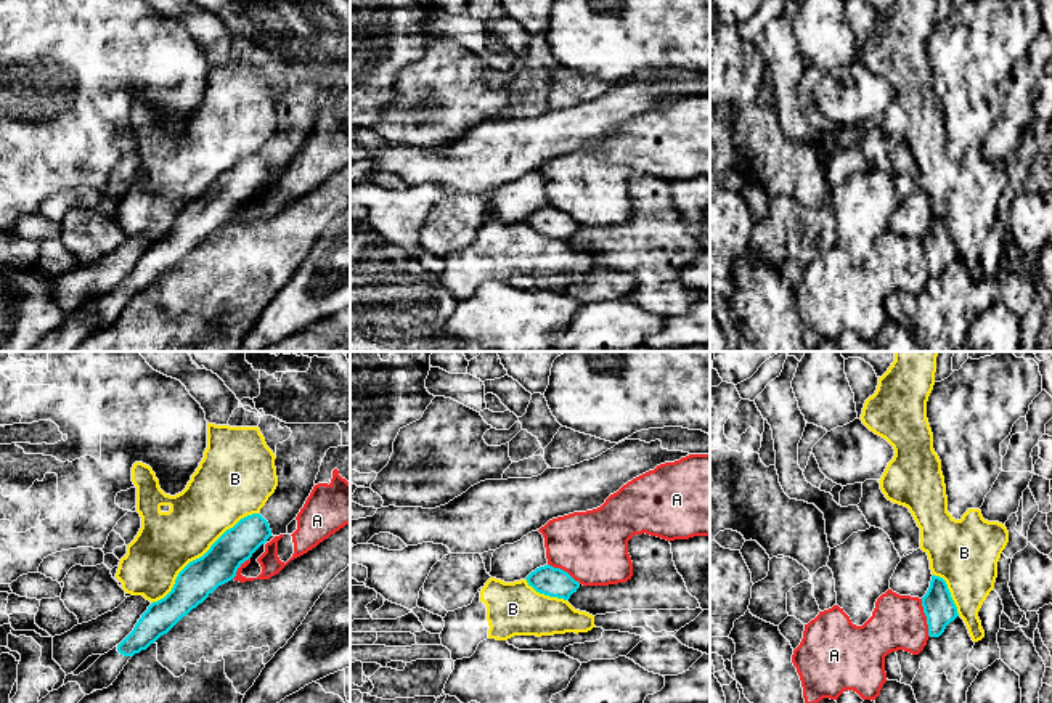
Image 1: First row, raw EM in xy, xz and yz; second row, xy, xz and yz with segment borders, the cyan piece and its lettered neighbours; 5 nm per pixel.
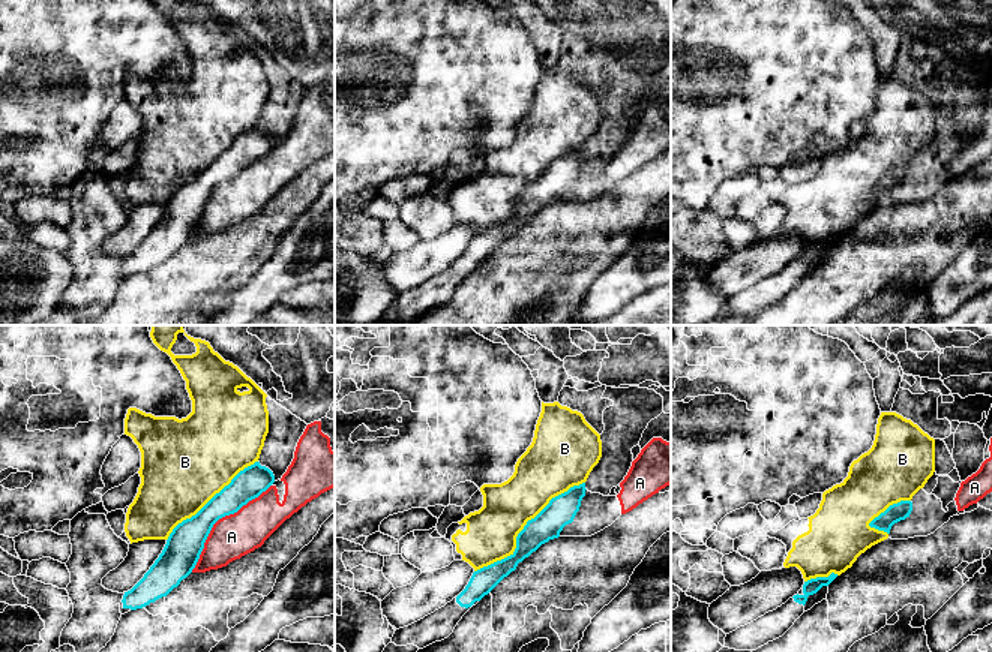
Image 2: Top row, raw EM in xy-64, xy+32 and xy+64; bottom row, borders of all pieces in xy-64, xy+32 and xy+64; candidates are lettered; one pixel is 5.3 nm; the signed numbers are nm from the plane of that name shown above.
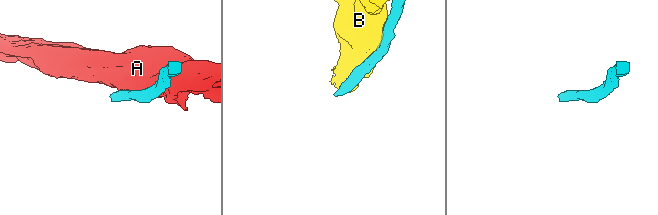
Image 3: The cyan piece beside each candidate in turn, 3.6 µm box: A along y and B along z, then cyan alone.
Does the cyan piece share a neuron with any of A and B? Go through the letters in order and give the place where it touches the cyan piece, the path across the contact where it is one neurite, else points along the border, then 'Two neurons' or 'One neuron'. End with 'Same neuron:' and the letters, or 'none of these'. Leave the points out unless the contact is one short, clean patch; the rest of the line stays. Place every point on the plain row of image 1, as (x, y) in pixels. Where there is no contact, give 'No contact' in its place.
A: Touches cyan at yz (927, 259). Two neurons
B: Touches cyan at xy (199, 198). Two neurons
Same neuron: none of these

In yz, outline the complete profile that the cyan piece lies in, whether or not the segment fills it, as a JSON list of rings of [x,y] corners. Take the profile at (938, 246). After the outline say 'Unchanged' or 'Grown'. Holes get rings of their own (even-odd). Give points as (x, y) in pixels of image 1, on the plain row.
[[[935,215],[932,217],[927,234],[922,238],[922,247],[930,278],[940,278],[946,266],[959,257],[946,221]]]. Unchanged

